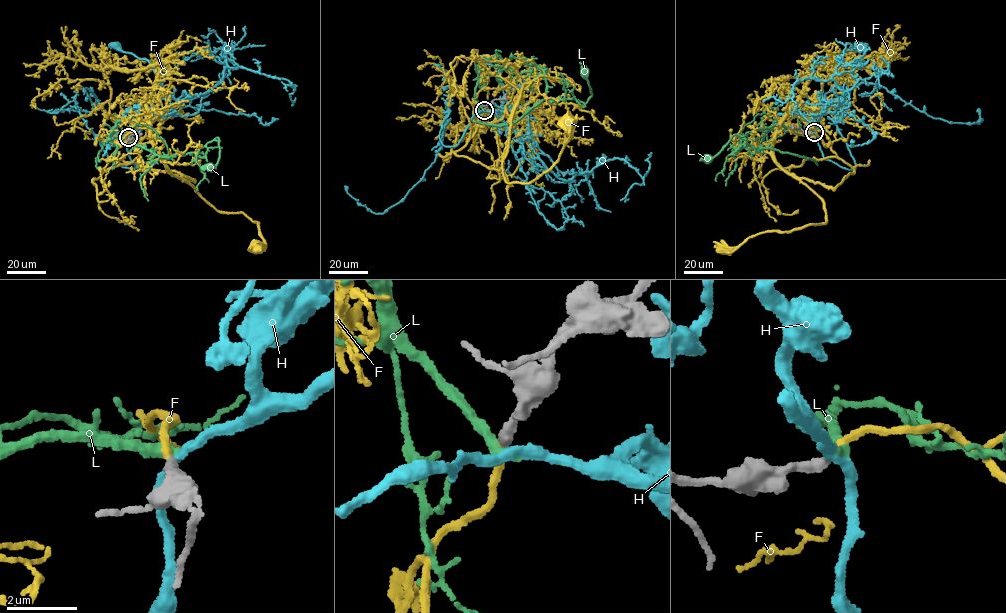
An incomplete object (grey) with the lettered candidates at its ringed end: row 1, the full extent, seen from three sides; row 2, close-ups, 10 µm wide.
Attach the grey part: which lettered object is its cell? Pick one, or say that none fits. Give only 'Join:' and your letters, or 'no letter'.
Join: F

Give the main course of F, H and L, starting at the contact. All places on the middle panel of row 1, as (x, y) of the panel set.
F: (484, 110), (455, 153), (500, 170), (509, 134), (507, 183), (531, 183), (557, 161), (567, 122)
H: (484, 110), (509, 125), (522, 150), (539, 159), (528, 131), (536, 118), (509, 121), (499, 130)
L: (484, 110), (474, 97), (478, 80), (510, 66), (536, 65), (546, 97), (586, 103), (592, 95), (585, 70)

